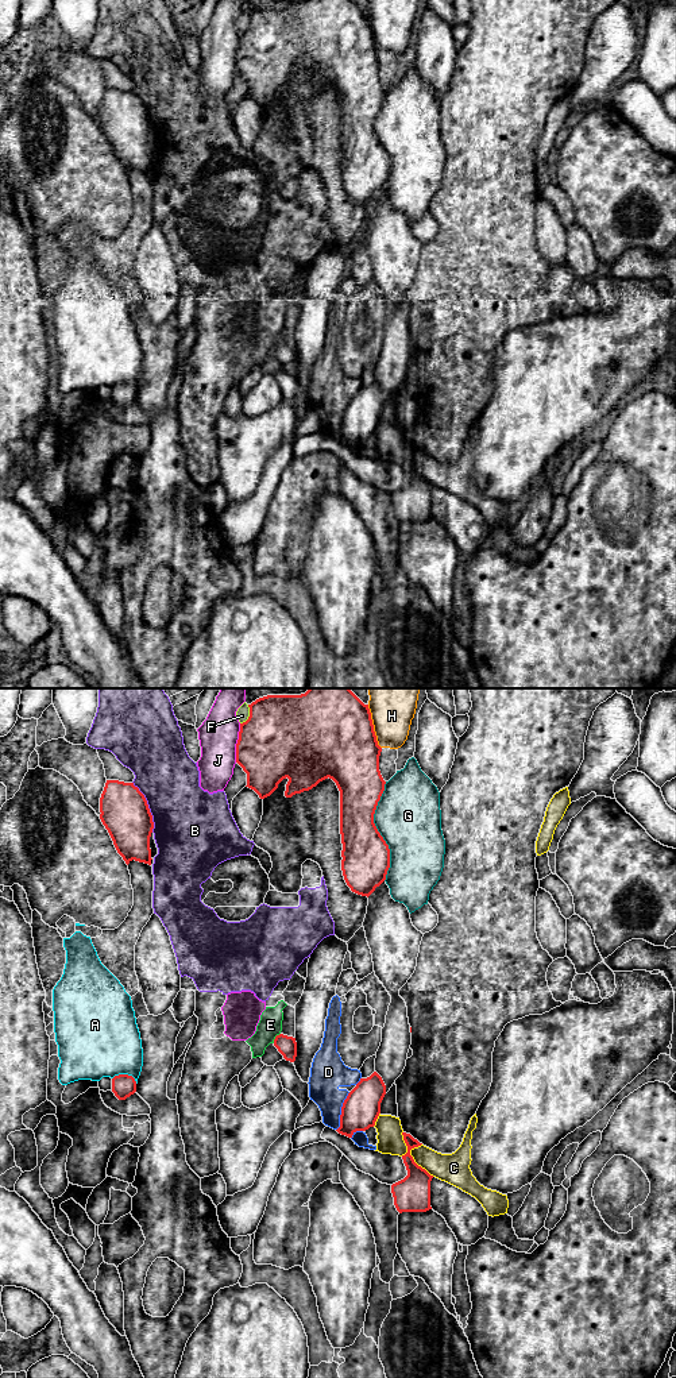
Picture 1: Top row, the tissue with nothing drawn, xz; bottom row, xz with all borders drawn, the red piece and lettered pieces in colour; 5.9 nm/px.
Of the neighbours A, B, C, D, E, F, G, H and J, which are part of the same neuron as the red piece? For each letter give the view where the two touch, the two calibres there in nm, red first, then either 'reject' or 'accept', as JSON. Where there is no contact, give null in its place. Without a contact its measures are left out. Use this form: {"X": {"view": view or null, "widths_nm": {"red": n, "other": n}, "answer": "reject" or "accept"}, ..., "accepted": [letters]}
{"A": {"view": "xz", "widths_nm": {"red": 140, "other": 440}, "answer": "reject"}, "B": {"view": "xz", "widths_nm": {"red": 280, "other": 400}, "answer": "reject"}, "C": {"view": "xz", "widths_nm": {"red": 200, "other": 170}, "answer": "reject"}, "D": {"view": "xz", "widths_nm": {"red": 220, "other": 220}, "answer": "reject"}, "E": {"view": "xz", "widths_nm": {"red": 110, "other": 140}, "answer": "reject"}, "F": {"view": "xz", "widths_nm": {"red": 500, "other": 80}, "answer": "reject"}, "G": {"view": "xz", "widths_nm": {"red": 280, "other": 380}, "answer": "reject"}, "H": {"view": "xz", "widths_nm": {"red": 500, "other": 260}, "answer": "reject"}, "J": {"view": "xz", "widths_nm": {"red": 460, "other": 240}, "answer": "reject"}, "accepted": []}

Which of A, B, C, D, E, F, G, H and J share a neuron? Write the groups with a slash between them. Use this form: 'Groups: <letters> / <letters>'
Groups: A / B E / C / D / F / G / H / J

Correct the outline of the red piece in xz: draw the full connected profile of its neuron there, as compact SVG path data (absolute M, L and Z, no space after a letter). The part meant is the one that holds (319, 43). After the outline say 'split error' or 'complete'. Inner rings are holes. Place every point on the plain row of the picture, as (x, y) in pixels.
M306 0L301 4L267 4L250 16L250 26L240 32L236 72L247 82L247 94L260 108L270 105L283 88L289 88L285 105L309 100L325 88L332 88L340 100L341 180L352 201L370 205L385 189L390 177L390 158L374 132L374 123L386 90L379 80L382 57L378 54L368 13L352 0Z; complete

